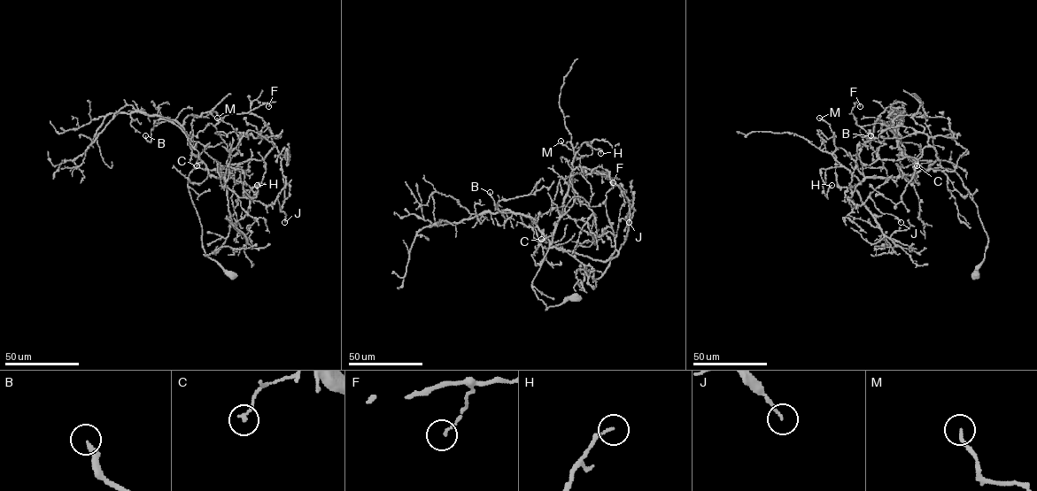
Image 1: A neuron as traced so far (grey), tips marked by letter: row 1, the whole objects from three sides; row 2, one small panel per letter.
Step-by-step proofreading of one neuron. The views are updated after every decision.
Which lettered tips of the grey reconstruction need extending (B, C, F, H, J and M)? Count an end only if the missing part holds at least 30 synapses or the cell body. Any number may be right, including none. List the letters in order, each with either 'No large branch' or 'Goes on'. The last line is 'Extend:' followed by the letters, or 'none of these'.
B: No large branch
C: No large branch
F: No large branch
H: No large branch
J: No large branch
M: No large branch
Extend: none of these

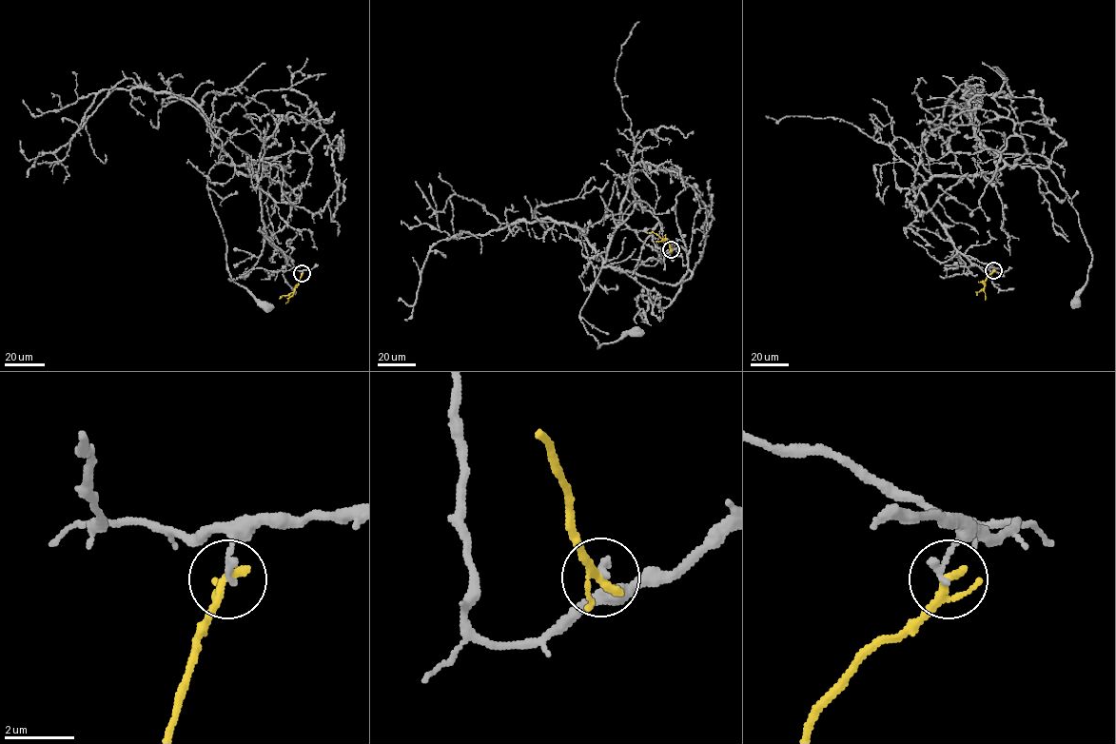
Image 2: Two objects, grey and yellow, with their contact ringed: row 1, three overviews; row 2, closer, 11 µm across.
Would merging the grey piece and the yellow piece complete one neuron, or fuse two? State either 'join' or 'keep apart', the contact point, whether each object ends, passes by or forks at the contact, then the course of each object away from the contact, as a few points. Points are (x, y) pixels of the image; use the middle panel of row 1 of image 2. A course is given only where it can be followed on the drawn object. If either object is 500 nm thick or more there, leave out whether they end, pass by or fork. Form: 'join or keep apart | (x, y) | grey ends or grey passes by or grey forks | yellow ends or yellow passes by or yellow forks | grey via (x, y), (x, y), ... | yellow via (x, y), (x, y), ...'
keep apart | (671, 249) | grey ends | yellow passes by | grey via (671, 249), (664, 252), (659, 221), (636, 200), (629, 175), (607, 261), (579, 319), (597, 348), (636, 331) | yellow via (671, 249), (667, 239), (664, 240), (649, 232)

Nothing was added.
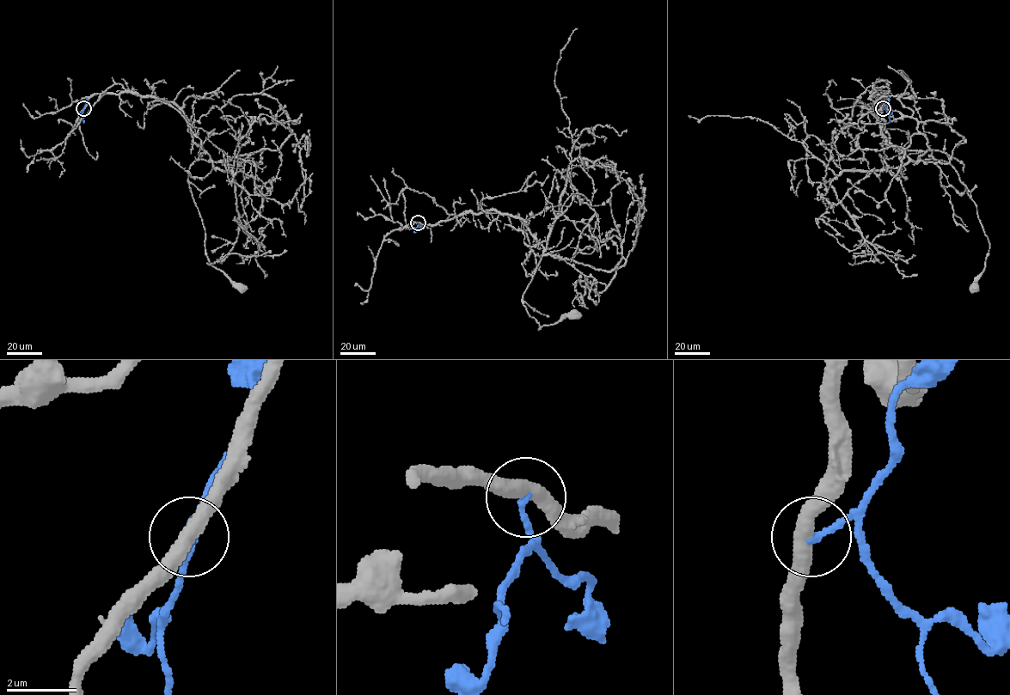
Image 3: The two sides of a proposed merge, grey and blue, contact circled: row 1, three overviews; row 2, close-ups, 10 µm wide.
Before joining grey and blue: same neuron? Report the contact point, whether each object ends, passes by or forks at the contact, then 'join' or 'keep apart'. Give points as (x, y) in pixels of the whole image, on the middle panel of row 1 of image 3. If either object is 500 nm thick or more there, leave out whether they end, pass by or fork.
place (418, 222); grey passes by; blue ends; keep apart

